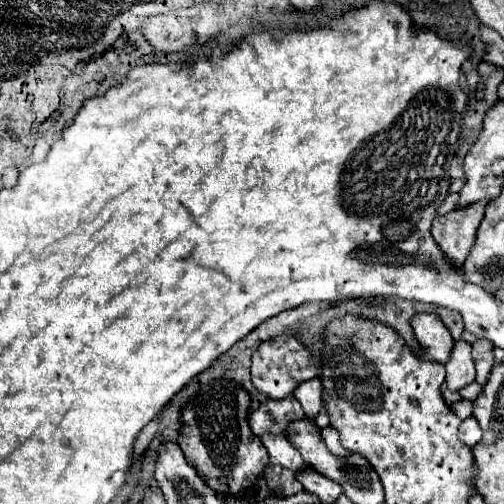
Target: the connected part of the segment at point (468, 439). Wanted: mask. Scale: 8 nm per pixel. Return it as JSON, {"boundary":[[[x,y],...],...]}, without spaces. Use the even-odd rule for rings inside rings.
{"boundary":[[[467,417],[459,427],[459,439],[469,447],[477,445],[481,441],[481,435],[483,435],[483,429],[479,427],[475,417]]]}

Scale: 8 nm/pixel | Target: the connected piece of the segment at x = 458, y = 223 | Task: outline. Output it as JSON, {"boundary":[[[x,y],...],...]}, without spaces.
{"boundary":[[[479,201],[465,209],[455,209],[447,215],[435,217],[431,235],[453,267],[463,267],[463,261],[467,259],[475,243],[477,227],[483,219],[485,205],[487,201]]]}

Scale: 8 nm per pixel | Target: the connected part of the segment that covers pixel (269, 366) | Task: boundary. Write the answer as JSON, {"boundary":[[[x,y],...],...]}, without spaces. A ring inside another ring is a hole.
{"boundary":[[[281,335],[273,337],[269,341],[263,341],[257,351],[253,353],[253,367],[251,367],[251,379],[253,385],[269,399],[285,399],[287,395],[293,395],[295,387],[303,381],[309,381],[313,377],[319,377],[321,371],[321,357],[315,355],[303,341],[295,335]]]}

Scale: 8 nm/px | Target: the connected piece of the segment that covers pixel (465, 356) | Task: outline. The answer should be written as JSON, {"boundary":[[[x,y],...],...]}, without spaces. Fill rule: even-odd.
{"boundary":[[[455,341],[451,359],[447,363],[447,387],[451,391],[459,391],[461,387],[475,381],[475,367],[471,359],[471,345],[465,341]]]}

